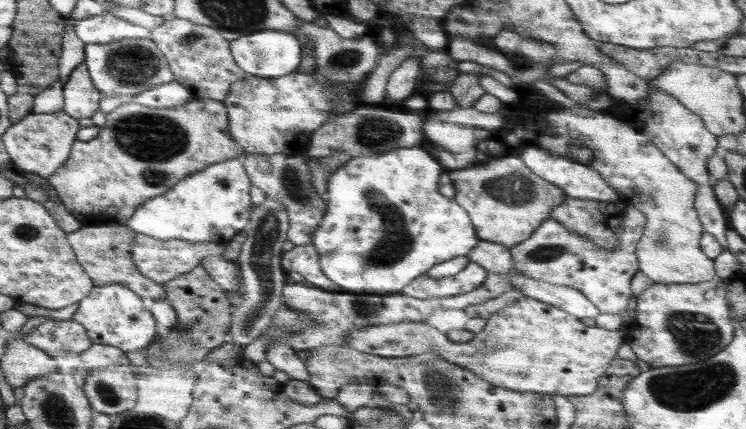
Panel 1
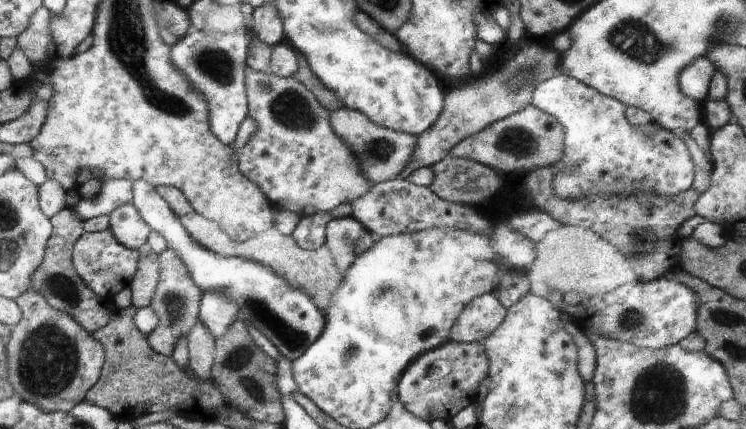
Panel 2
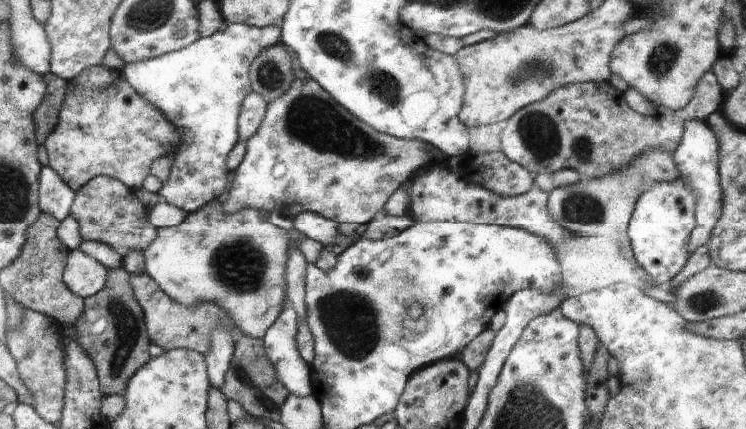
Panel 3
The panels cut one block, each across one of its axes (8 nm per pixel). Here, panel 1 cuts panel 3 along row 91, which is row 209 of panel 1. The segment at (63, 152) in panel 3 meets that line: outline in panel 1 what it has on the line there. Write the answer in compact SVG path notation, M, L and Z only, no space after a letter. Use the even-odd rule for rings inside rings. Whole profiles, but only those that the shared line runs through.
M192 98L178 108L150 108L130 100L106 113L105 118L106 122L100 127L98 135L86 142L76 140L66 162L47 177L67 211L74 214L84 227L112 223L124 225L135 214L140 203L163 195L184 177L208 165L238 159L244 154L244 148L228 132L228 113L226 105L220 100Z

